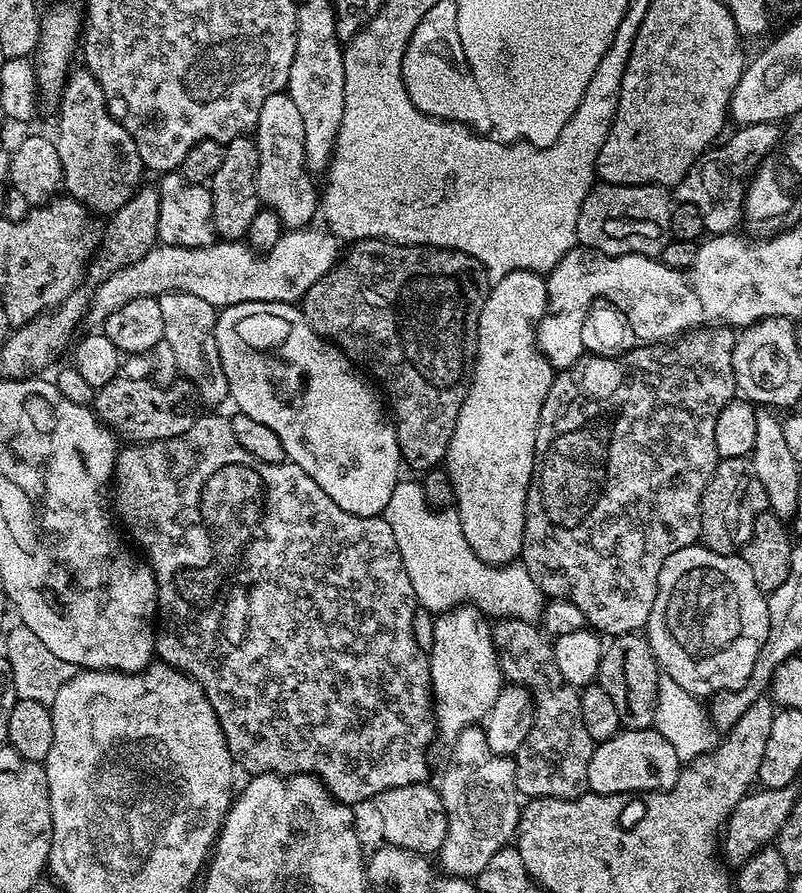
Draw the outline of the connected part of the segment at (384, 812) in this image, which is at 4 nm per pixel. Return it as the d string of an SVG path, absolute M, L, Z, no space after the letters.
M431 783L407 784L401 788L387 788L375 797L376 816L384 831L385 841L399 848L420 852L439 853L446 838L446 812L440 801L440 793Z

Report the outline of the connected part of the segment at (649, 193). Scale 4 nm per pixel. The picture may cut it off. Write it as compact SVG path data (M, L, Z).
M600 182L588 191L582 210L578 210L576 239L583 247L607 256L638 254L658 258L673 239L673 207L669 193L657 185Z

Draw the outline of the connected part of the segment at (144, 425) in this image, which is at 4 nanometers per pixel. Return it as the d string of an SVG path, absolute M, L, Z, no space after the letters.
M119 374L97 389L92 408L101 423L111 428L117 437L124 437L131 443L148 443L168 440L189 429L194 418L188 414L185 400L186 394L178 386L157 386L148 378Z

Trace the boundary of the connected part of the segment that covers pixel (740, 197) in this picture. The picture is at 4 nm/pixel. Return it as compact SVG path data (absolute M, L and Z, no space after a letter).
M746 124L743 125L728 141L709 147L708 151L697 160L682 182L674 185L674 200L676 204L689 204L702 214L704 231L708 234L728 234L744 211L746 181L754 173L761 161L769 155L779 138L779 127L776 124Z

